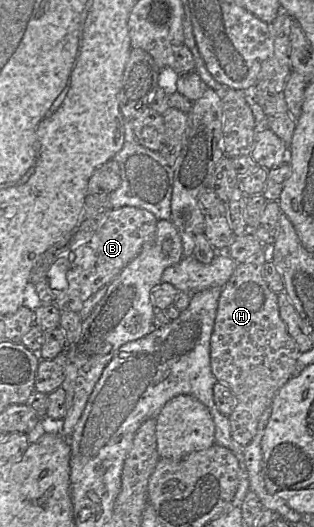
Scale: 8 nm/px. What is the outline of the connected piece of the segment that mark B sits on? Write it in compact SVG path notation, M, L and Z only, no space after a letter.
M131 206L111 209L99 220L103 227L93 233L91 239L74 252L62 251L53 261L45 282L54 295L54 305L59 311L79 313L86 300L104 285L108 285L142 250L144 244L154 237L158 219L151 212Z

